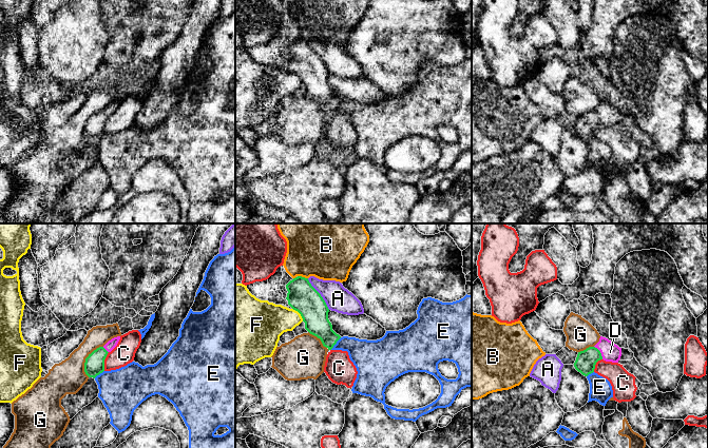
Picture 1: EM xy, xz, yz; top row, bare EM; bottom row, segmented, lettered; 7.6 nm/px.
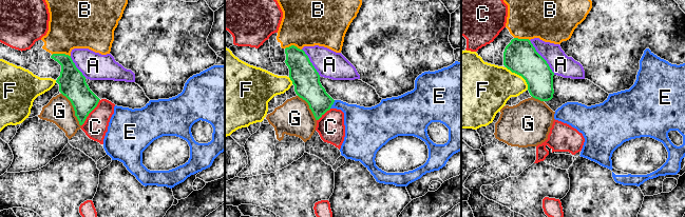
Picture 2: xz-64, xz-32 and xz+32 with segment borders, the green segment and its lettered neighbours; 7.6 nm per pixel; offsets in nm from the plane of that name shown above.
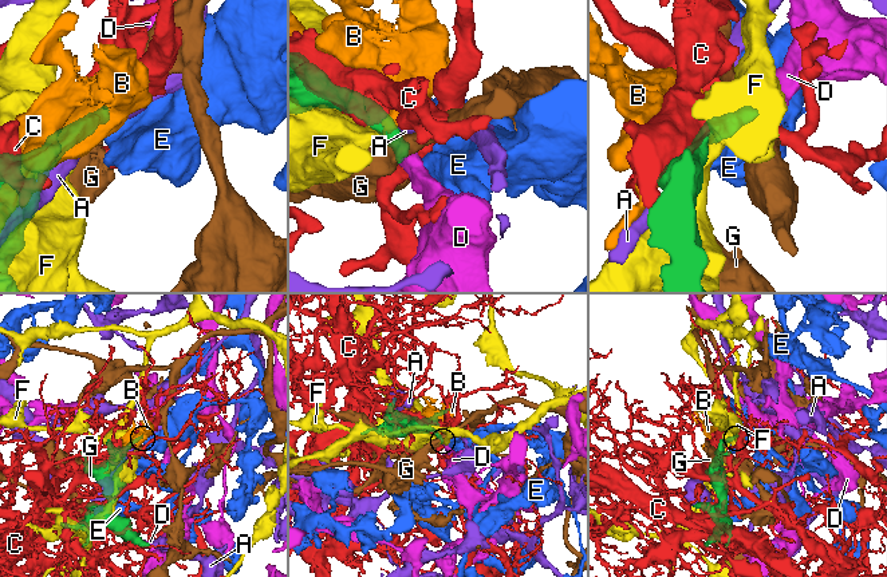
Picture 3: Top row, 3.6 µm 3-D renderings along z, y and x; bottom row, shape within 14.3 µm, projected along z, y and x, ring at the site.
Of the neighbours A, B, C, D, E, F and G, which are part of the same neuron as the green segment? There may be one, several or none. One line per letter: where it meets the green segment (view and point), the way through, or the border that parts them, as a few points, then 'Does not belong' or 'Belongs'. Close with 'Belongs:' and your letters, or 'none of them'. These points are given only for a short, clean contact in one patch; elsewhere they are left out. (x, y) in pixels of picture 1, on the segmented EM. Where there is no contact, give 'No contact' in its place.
A: Touches green at xz (320, 294). Does not belong
B: Touches green at xz (303, 277). Does not belong
C: Touches green at xy (103, 362). Does not belong
D: Touches green at yz (599, 352). Path across: yz (586, 361), (592, 354), (599, 352), (610, 352). Belongs
E: Touches green at xz (336, 343). Boundary: xz (341, 337), (330, 349). Does not belong
F: Touches green at xz (300, 313). Does not belong
G: Touches green at xy (85, 359). Boundary: xy (102, 346), (99, 346), (85, 358), (84, 373), (88, 376). Does not belong
Belongs: D

